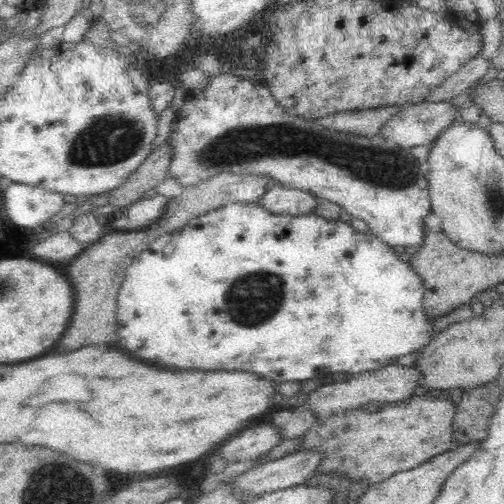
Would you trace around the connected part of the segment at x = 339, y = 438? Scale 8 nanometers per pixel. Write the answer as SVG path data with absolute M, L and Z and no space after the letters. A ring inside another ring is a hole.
M412 396L406 401L383 404L380 411L360 409L332 414L316 419L303 434L298 449L315 450L323 454L315 474L338 472L352 482L365 481L369 486L390 478L396 472L406 472L424 464L433 456L458 446L453 439L452 423L457 405L444 396Z

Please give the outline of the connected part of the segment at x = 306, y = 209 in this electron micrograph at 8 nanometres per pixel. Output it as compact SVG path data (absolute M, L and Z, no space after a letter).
M273 182L266 194L262 195L257 204L272 214L302 216L310 213L319 203L318 198L301 189L288 189L280 183Z

